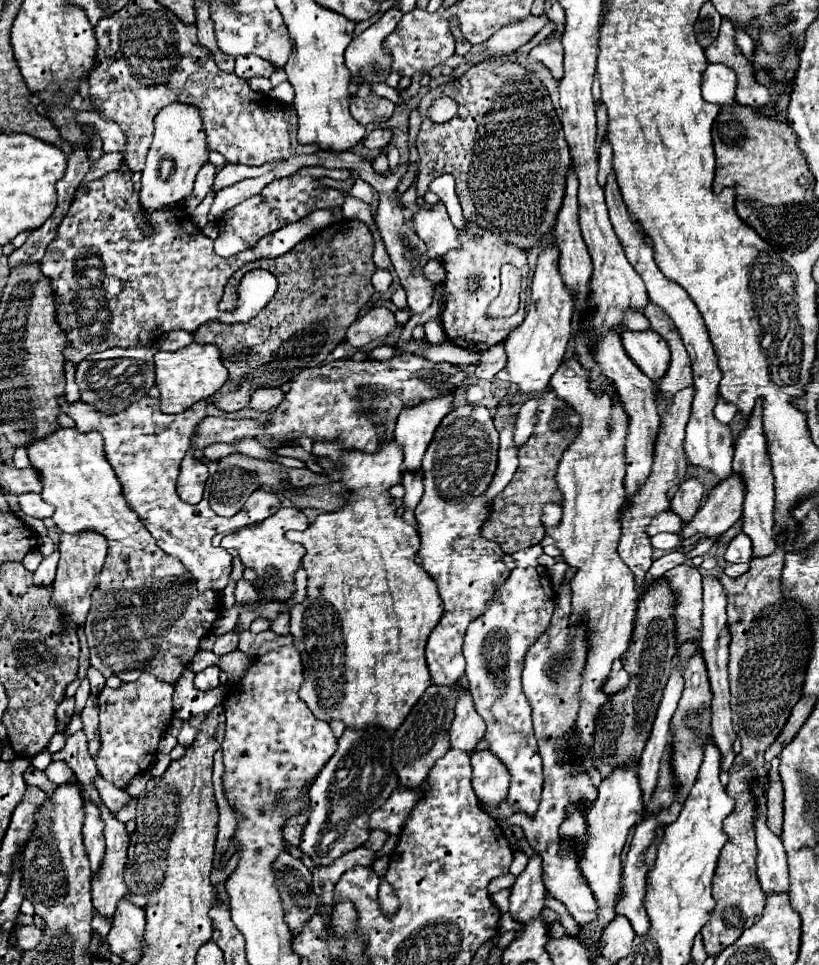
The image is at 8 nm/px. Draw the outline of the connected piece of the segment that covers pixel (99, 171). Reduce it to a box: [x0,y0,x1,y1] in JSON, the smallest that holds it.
[81,153,124,185]

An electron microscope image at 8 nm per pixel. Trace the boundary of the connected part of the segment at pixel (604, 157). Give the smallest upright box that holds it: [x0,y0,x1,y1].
[597,139,612,187]

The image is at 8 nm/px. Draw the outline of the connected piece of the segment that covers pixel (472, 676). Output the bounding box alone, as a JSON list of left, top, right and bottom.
[464,544,554,815]

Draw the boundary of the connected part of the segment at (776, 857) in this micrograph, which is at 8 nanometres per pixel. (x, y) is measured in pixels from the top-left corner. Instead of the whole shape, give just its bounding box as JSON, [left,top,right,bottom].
[752,783,790,895]

